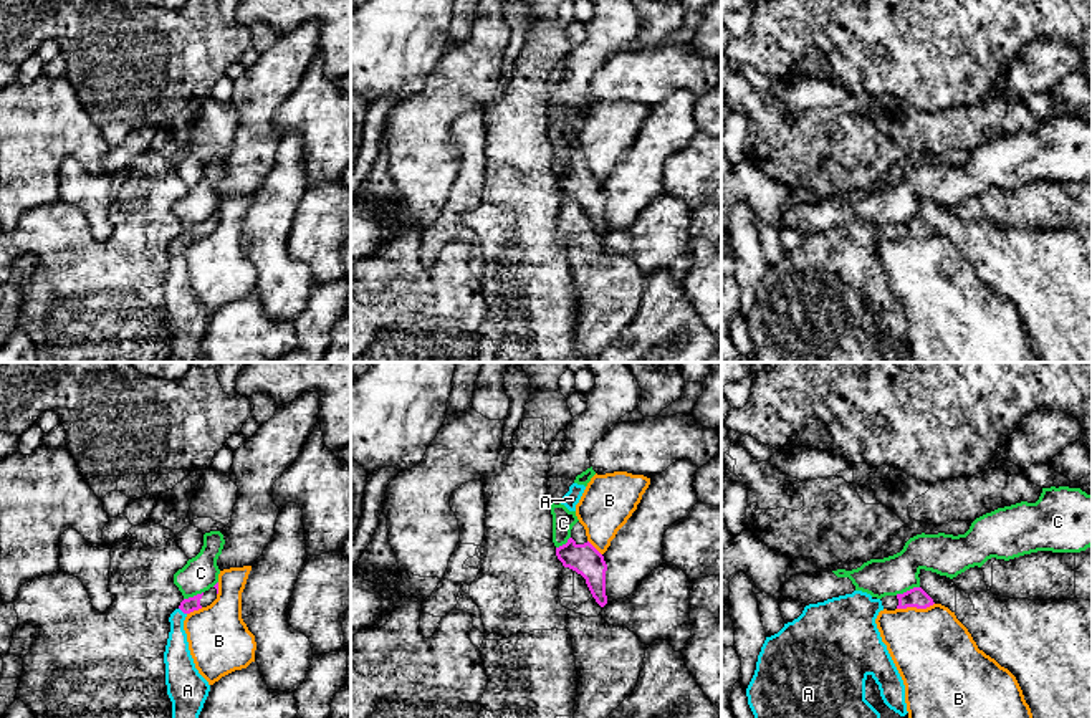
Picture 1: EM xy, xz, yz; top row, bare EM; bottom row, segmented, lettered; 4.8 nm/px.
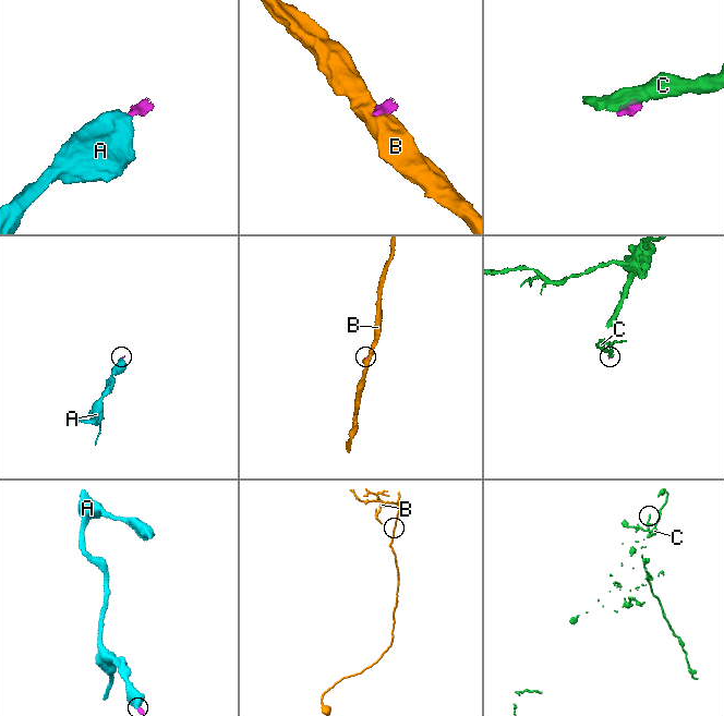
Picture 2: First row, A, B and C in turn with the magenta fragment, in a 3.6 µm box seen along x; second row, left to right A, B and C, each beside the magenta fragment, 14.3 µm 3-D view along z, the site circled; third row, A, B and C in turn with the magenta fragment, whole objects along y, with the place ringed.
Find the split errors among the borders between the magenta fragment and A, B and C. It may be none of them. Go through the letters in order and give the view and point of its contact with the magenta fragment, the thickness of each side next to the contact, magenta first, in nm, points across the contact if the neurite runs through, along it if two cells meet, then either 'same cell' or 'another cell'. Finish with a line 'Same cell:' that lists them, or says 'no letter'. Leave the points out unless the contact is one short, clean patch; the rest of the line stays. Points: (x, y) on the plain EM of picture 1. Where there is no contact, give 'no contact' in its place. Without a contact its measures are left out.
A: contact xy (182, 240); calibres 70 and 140 nm; way xy (191, 234), (182, 240), (177, 288); same cell
B: contact yz (915, 235); calibres 100 and 400 nm; border yz (933, 232), (925, 237), (897, 239); another cell
C: contact yz (907, 220); calibres 100 and 190 nm; border yz (919, 215), (895, 224); another cell
Same cell: A

